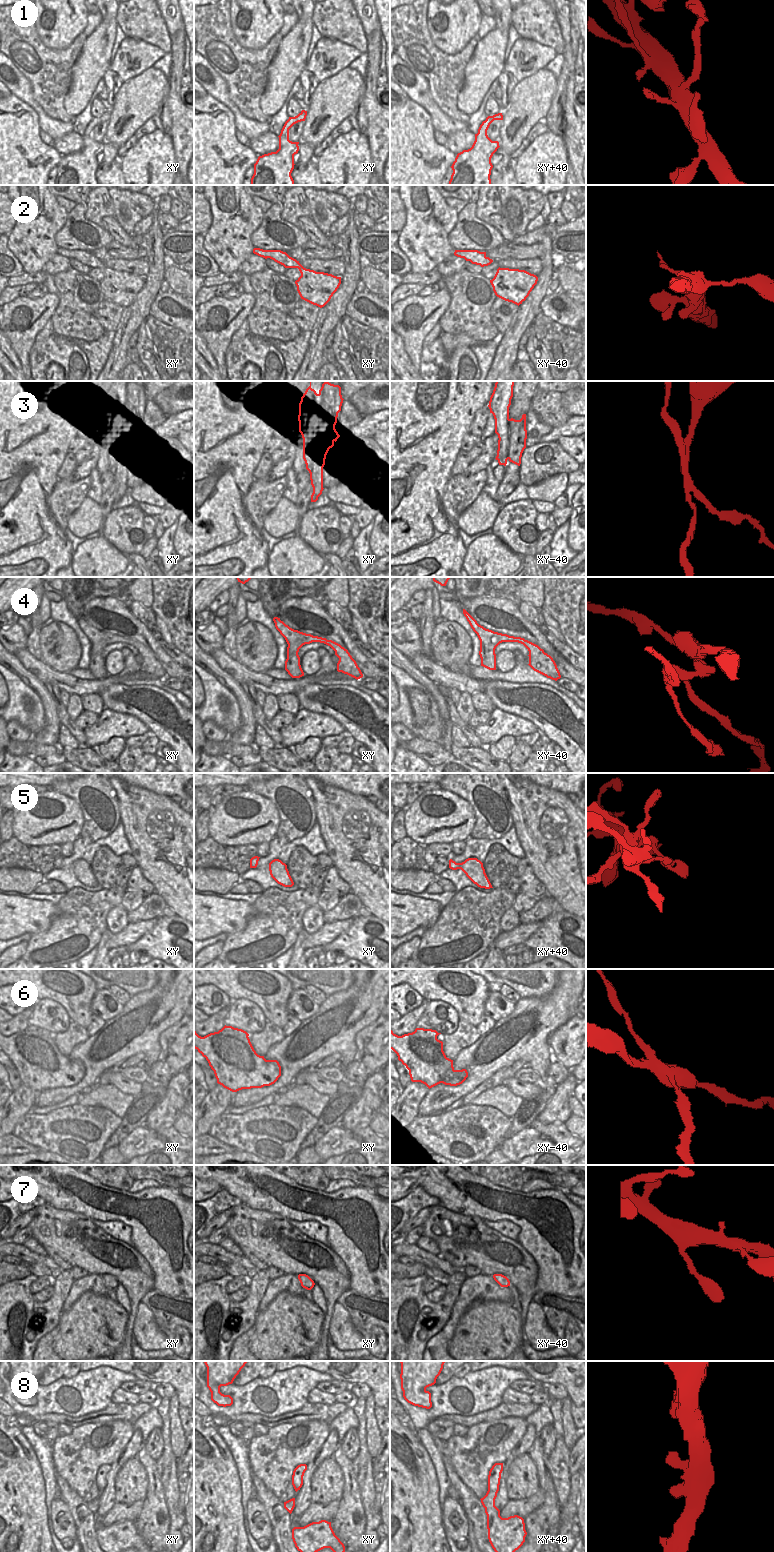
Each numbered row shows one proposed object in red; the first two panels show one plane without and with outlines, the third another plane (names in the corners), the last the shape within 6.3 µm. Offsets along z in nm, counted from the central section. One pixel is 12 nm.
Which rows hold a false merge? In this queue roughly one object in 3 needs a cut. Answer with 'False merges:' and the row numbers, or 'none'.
False merges: 3, 4, 6

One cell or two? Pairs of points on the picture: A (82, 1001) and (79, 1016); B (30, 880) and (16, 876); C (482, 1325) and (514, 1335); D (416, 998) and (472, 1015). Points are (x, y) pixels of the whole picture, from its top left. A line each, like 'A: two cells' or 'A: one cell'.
A: one cell
B: one cell
C: one cell
D: two cells

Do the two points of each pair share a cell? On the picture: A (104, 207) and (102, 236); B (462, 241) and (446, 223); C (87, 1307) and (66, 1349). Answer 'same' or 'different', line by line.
A: different
B: different
C: same

